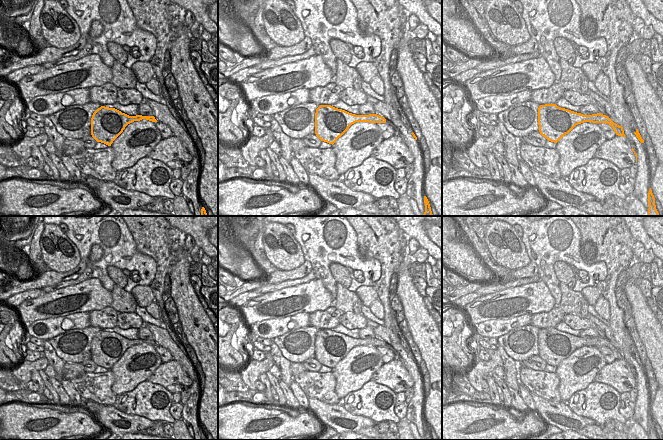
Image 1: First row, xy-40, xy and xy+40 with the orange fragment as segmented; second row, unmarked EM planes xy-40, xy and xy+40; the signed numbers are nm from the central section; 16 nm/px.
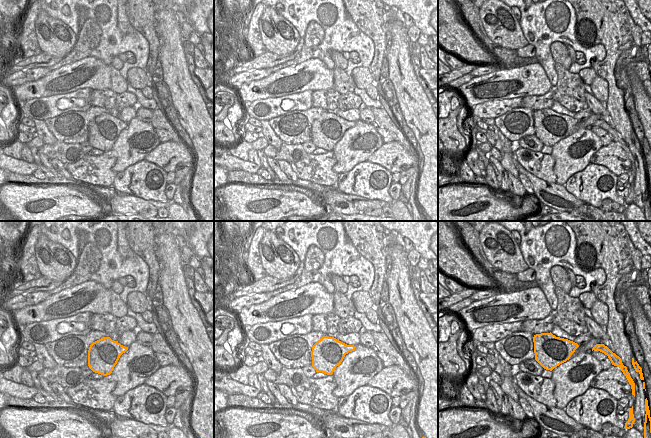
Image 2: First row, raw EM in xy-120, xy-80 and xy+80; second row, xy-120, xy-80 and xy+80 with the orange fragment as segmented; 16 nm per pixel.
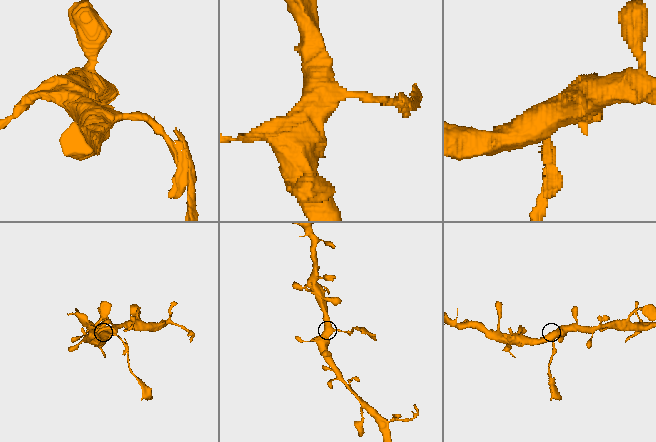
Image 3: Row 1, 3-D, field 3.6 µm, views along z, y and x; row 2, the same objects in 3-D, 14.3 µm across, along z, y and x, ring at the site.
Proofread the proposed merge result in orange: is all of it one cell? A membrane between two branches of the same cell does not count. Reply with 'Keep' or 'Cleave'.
Cleave.

